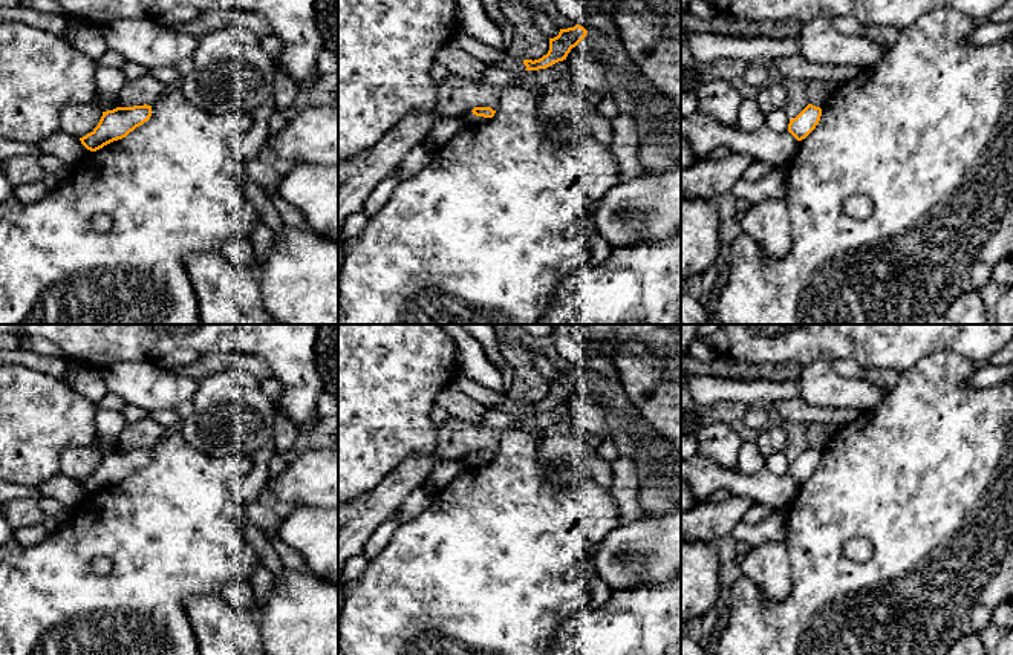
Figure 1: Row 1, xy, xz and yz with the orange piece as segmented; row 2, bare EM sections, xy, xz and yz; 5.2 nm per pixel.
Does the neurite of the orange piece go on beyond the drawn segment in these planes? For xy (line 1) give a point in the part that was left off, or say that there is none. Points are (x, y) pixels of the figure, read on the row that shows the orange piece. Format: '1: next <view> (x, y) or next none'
1: next none

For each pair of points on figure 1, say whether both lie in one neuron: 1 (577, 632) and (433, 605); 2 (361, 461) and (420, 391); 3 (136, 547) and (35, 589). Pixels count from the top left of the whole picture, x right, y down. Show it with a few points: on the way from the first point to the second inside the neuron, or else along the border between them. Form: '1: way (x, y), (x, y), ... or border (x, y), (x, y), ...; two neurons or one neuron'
1: border (585, 605), (560, 626), (553, 638); two neurons
2: way (366, 444), (403, 407); one neuron
3: way (112, 547), (80, 547), (60, 567); one neuron

